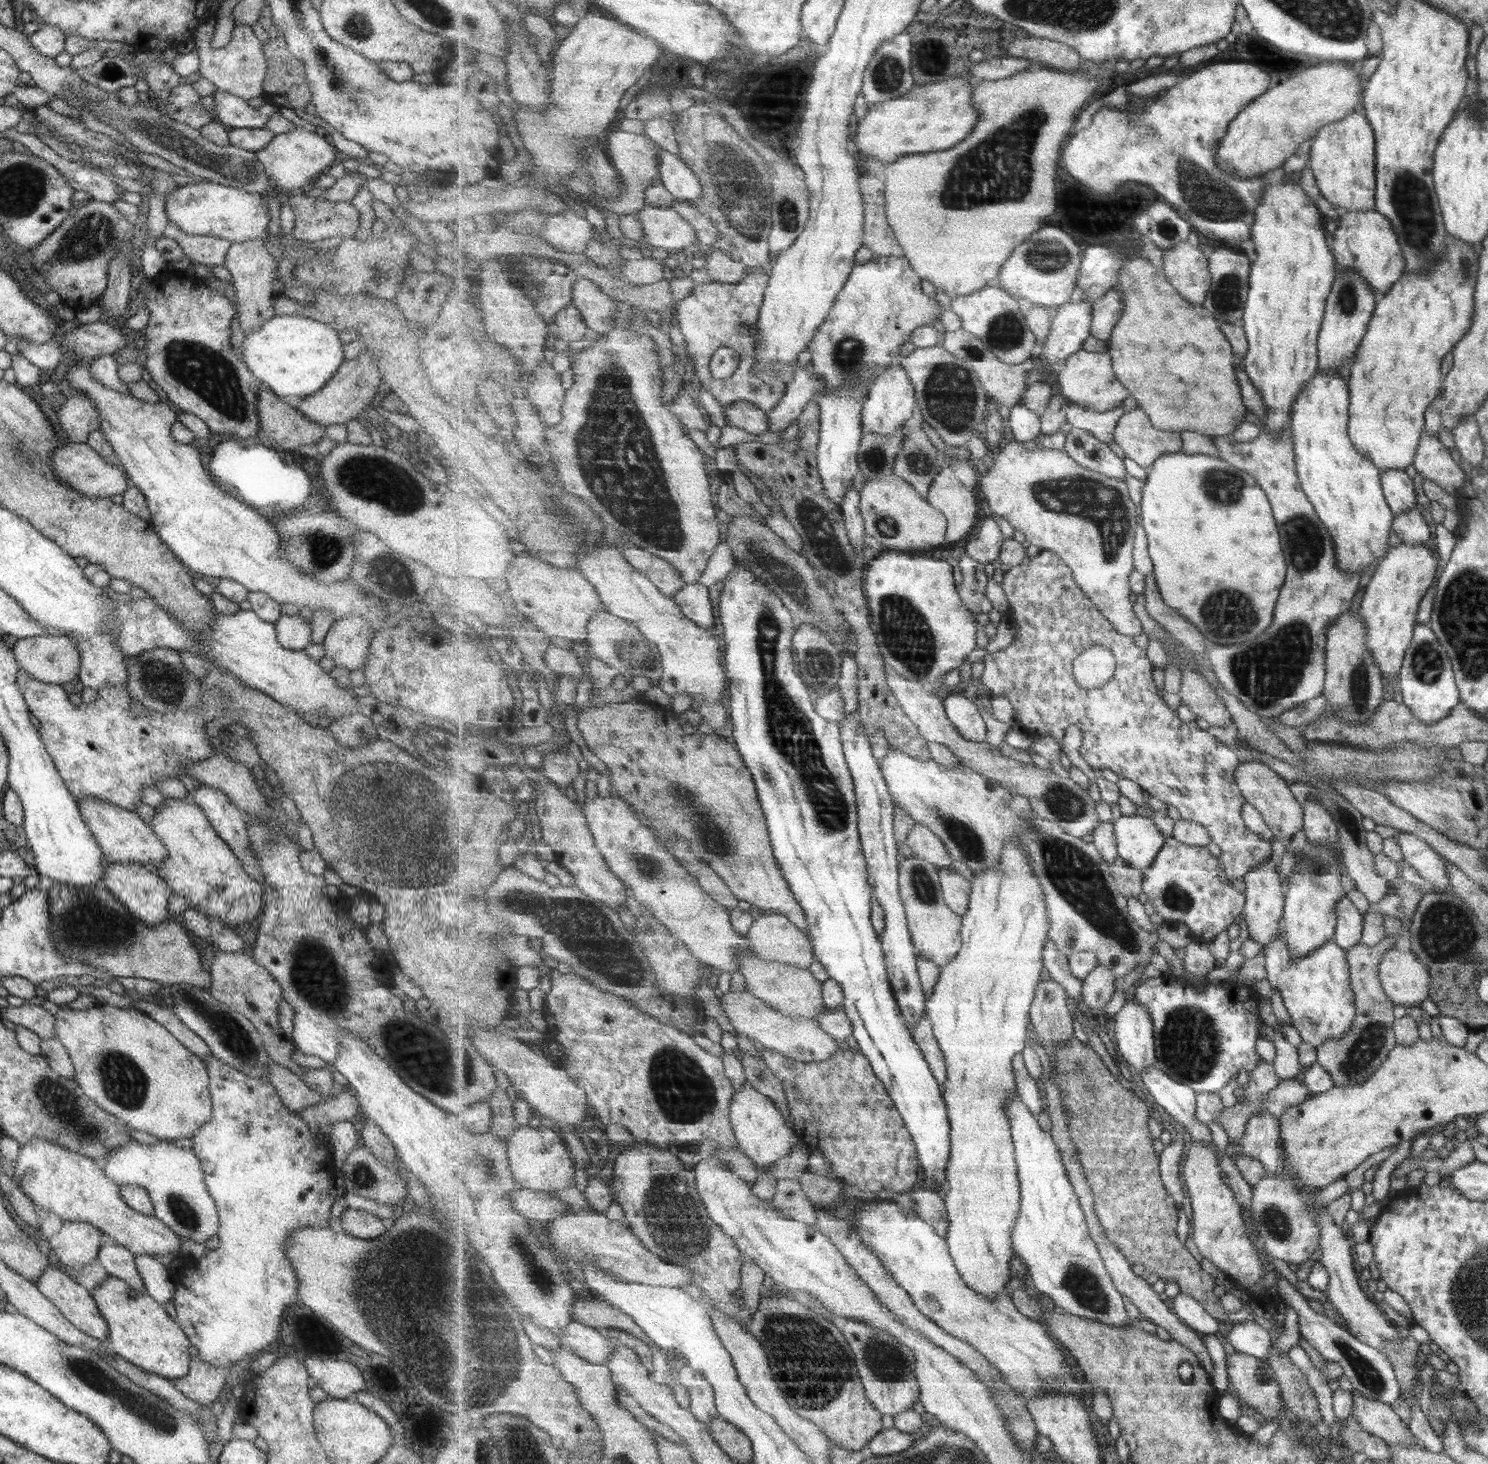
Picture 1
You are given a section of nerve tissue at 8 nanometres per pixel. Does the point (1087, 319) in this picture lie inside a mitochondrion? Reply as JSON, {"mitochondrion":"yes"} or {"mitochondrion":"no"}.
{"mitochondrion":"no"}

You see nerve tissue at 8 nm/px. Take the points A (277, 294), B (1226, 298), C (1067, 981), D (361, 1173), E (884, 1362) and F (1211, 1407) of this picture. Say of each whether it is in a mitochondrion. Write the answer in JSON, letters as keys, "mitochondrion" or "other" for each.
{"A":"other","B":"mitochondrion","C":"other","D":"mitochondrion","E":"mitochondrion","F":"other"}

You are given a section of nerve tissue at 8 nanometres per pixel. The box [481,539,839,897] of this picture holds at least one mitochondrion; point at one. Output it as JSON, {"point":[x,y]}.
{"point":[710,833]}

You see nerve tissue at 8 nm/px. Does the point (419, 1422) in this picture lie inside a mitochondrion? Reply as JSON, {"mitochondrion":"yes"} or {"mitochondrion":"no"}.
{"mitochondrion":"no"}

